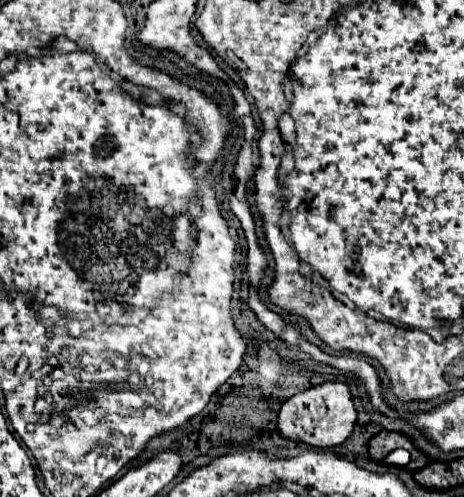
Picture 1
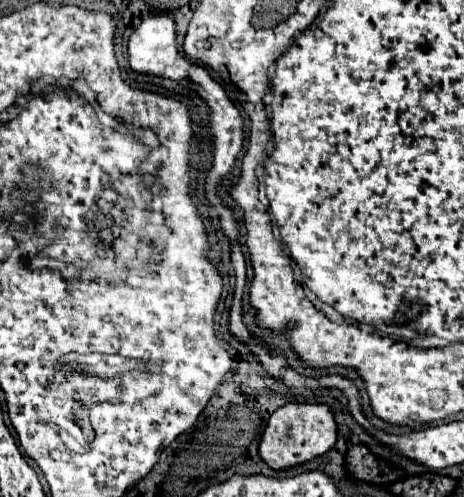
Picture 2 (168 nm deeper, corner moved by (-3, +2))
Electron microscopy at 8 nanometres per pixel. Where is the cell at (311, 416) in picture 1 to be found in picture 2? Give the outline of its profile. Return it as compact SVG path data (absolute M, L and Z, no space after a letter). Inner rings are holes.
M286 403L272 413L264 429L260 457L272 469L284 469L326 453L328 449L334 447L336 439L338 423L334 419L334 411L326 403Z

